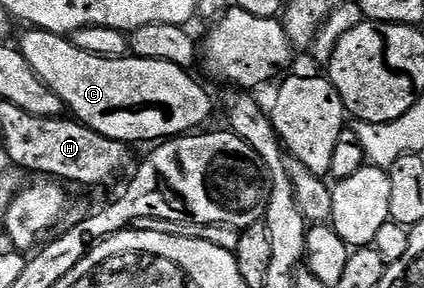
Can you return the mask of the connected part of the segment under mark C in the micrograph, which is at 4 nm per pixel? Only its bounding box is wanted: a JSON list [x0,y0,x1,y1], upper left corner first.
[18,27,214,145]

